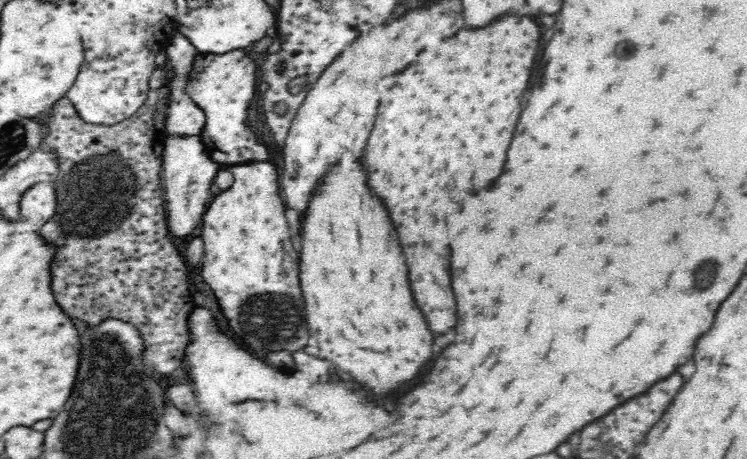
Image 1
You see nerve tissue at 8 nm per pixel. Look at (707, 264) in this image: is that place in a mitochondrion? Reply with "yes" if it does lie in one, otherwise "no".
yes

